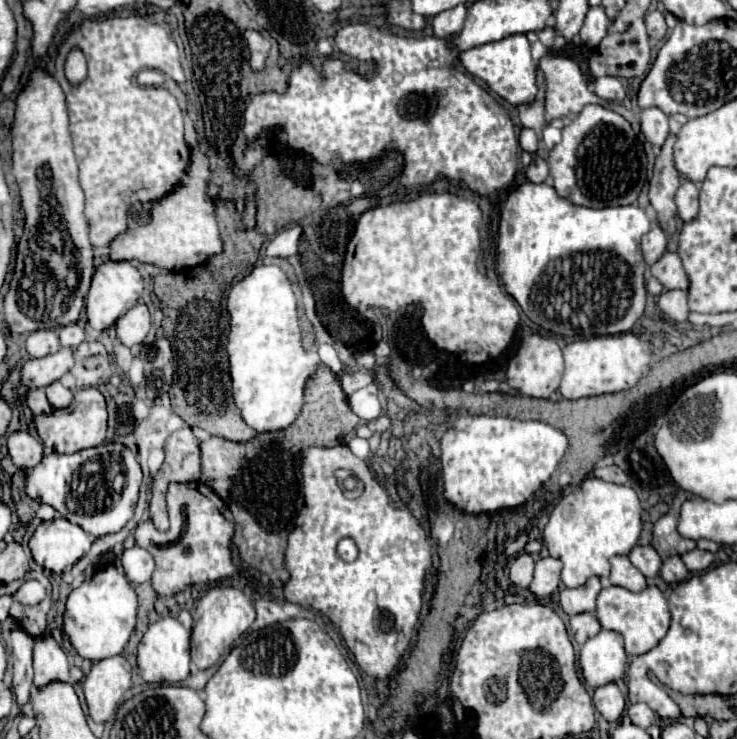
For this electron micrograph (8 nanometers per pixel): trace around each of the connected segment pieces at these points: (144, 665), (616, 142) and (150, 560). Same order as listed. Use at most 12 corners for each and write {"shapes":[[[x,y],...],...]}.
{"shapes":[[[176,618],[148,626],[138,670],[150,684],[190,674],[190,630]],[[594,104],[562,128],[558,196],[636,204],[646,154],[628,120]],[[140,546],[124,550],[122,566],[130,582],[148,582],[154,556]]]}

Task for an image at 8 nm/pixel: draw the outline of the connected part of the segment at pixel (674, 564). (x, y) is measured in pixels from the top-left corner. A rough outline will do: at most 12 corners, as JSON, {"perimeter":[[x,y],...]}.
{"perimeter":[[680,556],[662,564],[660,576],[666,584],[682,582],[688,570]]}

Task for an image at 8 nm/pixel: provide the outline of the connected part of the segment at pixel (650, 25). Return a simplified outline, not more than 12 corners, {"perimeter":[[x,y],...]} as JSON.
{"perimeter":[[648,12],[648,36],[656,42],[668,30],[662,12]]}

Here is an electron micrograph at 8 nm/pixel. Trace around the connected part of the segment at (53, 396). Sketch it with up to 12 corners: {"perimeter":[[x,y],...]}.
{"perimeter":[[60,382],[46,386],[54,408],[70,404],[72,392]]}

